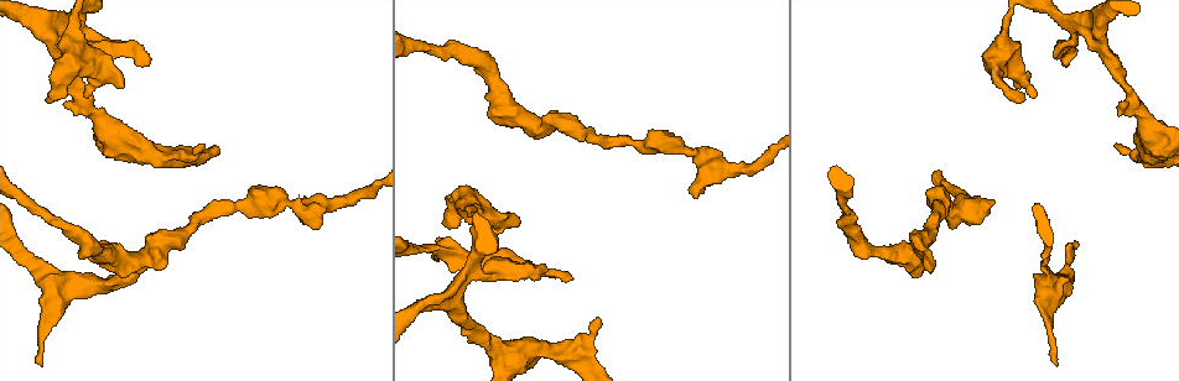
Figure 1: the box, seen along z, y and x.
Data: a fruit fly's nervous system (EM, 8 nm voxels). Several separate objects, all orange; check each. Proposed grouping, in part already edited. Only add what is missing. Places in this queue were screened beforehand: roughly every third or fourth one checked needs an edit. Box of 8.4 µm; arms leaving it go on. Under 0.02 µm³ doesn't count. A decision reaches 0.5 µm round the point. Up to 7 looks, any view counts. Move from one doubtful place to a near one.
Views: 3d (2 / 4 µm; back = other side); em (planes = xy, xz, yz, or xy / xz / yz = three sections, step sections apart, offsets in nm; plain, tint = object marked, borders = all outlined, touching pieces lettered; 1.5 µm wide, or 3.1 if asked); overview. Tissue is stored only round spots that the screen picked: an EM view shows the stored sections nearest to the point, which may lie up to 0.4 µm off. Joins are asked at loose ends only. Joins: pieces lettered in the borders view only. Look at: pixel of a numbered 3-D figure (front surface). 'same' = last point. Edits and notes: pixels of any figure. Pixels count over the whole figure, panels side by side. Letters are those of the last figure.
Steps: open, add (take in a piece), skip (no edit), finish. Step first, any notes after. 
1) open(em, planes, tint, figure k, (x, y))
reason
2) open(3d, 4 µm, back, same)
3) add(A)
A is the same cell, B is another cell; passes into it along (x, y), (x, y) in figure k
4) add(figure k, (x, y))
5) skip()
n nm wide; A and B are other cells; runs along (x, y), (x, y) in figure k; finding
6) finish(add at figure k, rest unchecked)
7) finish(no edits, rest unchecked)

open(em, planes, borders, figure 1, (571, 279))
tapers out

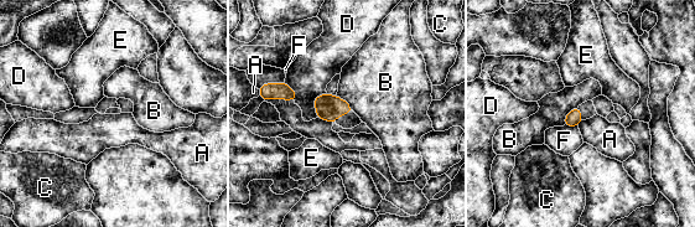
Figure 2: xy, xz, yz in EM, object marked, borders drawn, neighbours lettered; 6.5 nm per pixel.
skip()
A, B, C, D, E and F are other cells; border along (582, 119), (577, 125) in figure 2; none of them fits

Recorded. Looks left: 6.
open(3d, 2 µm, figure 1, (546, 271))
branch stops here

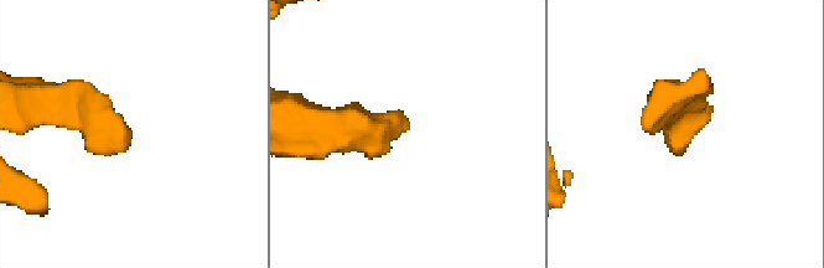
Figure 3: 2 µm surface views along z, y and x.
open(em, planes, borders, figure 3, (400, 121))
shape alone is not enough

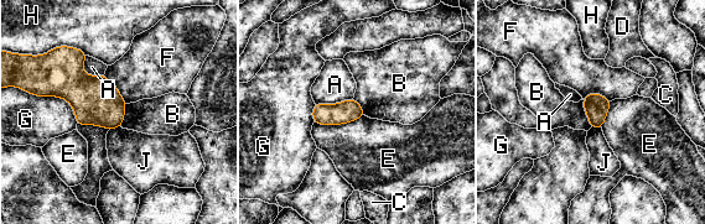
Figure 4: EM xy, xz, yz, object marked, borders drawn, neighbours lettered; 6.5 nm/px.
skip()
140 nm wide; A, B, C, D, E, F, G, H and J are other cells; no lettered piece goes on from it

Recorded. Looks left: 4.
open(3d, 2 µm, figure 1, (697, 196))
free end

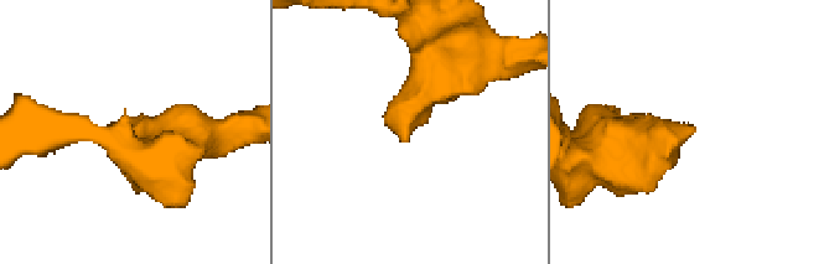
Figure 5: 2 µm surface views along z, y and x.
open(em, planes, plain, figure 5, (403, 138))

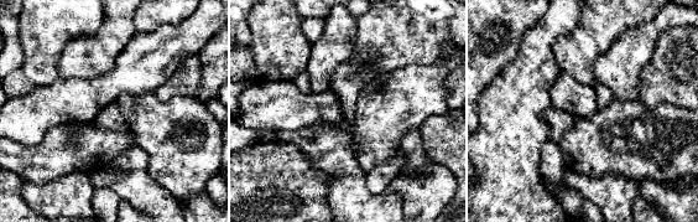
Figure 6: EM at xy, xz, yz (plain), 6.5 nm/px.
open(em, planes, borders, same)

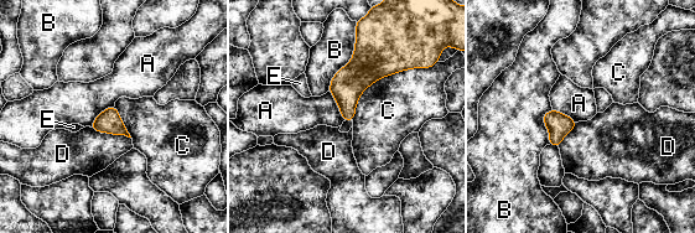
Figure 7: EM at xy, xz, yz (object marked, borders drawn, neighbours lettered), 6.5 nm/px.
skip()
A, B, C, D and E are other cells; border along (88, 127), (130, 138) in figure 7; no lettered piece goes on from it

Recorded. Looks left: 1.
finish(no edits, rest unchecked)

